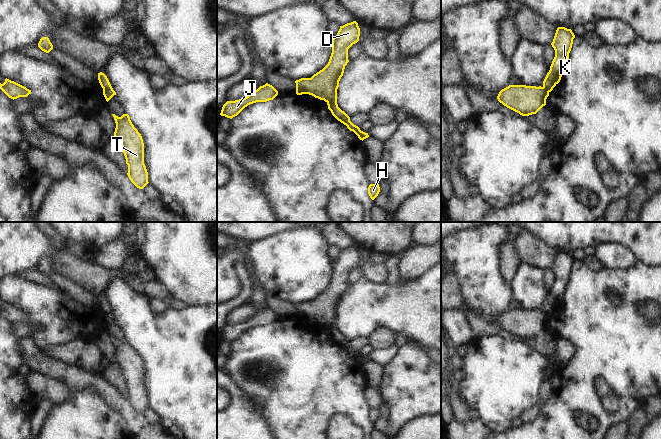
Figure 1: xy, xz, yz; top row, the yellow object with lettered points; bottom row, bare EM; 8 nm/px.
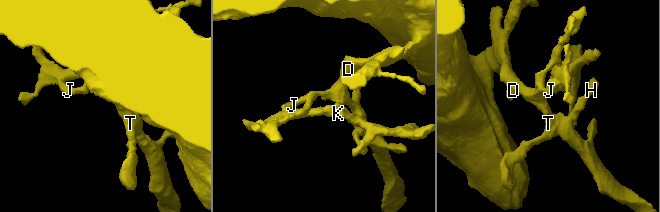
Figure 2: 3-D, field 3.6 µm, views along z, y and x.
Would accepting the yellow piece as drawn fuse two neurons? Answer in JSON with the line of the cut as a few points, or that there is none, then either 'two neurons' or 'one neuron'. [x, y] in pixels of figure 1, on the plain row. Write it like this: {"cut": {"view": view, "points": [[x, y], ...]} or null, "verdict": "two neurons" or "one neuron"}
{"cut": {"view": "xy", "points": [[103, 313], [113, 315]]}, "verdict": "two neurons"}

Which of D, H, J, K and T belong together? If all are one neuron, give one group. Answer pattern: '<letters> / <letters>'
D H J T / K

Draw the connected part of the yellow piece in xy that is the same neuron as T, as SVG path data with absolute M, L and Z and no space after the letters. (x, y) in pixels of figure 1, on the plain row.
M123 338L121 341L112 339L116 347L114 361L120 365L128 389L127 399L137 412L143 413L149 406L144 388L142 360L132 348L128 338Z

